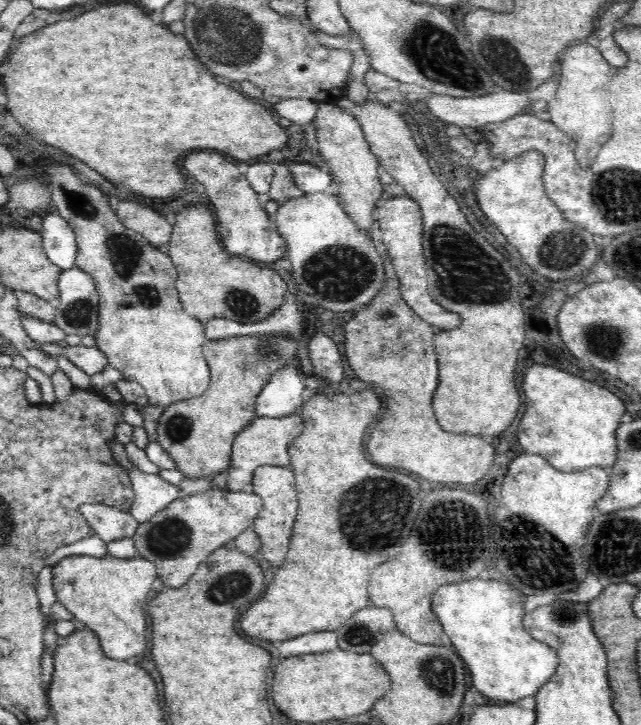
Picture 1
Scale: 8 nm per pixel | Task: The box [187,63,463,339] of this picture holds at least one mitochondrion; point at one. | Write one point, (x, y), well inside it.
(340, 274)

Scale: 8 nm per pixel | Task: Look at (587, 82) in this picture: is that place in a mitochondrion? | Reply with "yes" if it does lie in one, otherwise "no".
no

